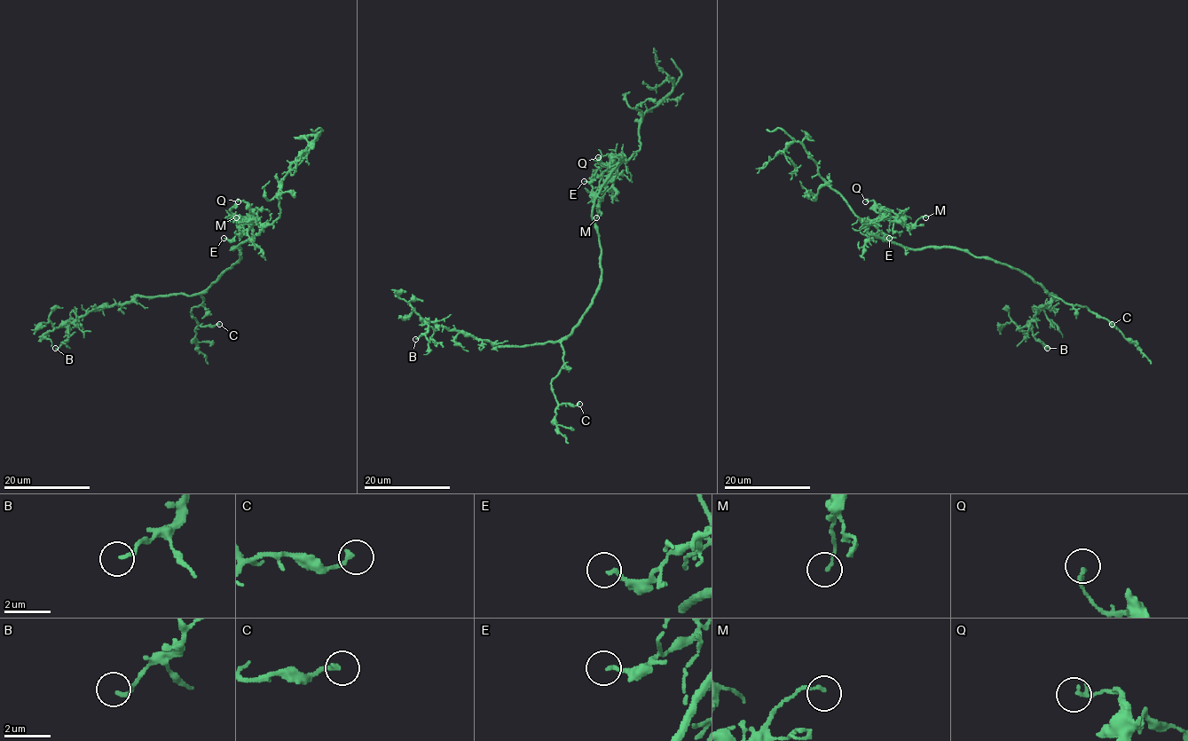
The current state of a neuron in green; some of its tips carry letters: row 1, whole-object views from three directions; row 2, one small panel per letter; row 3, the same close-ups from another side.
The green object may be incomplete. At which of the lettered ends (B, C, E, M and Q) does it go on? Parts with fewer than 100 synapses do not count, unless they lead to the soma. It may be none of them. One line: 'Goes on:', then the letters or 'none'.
Goes on: none

